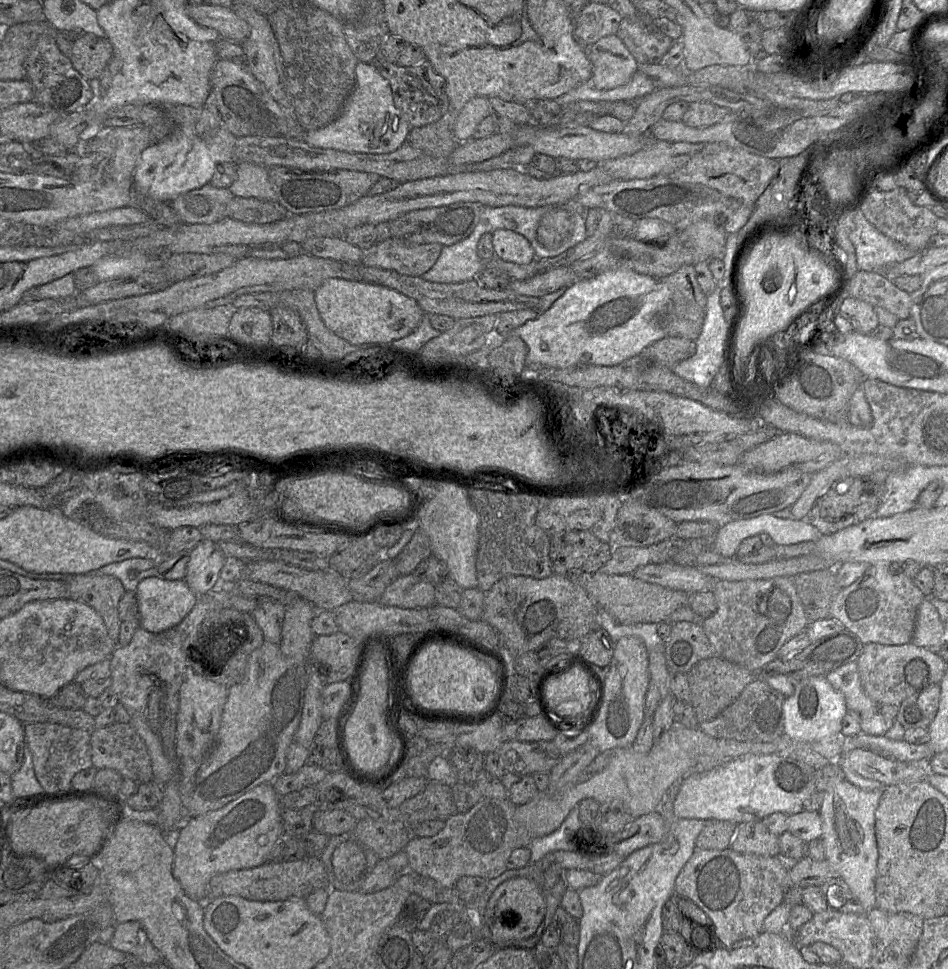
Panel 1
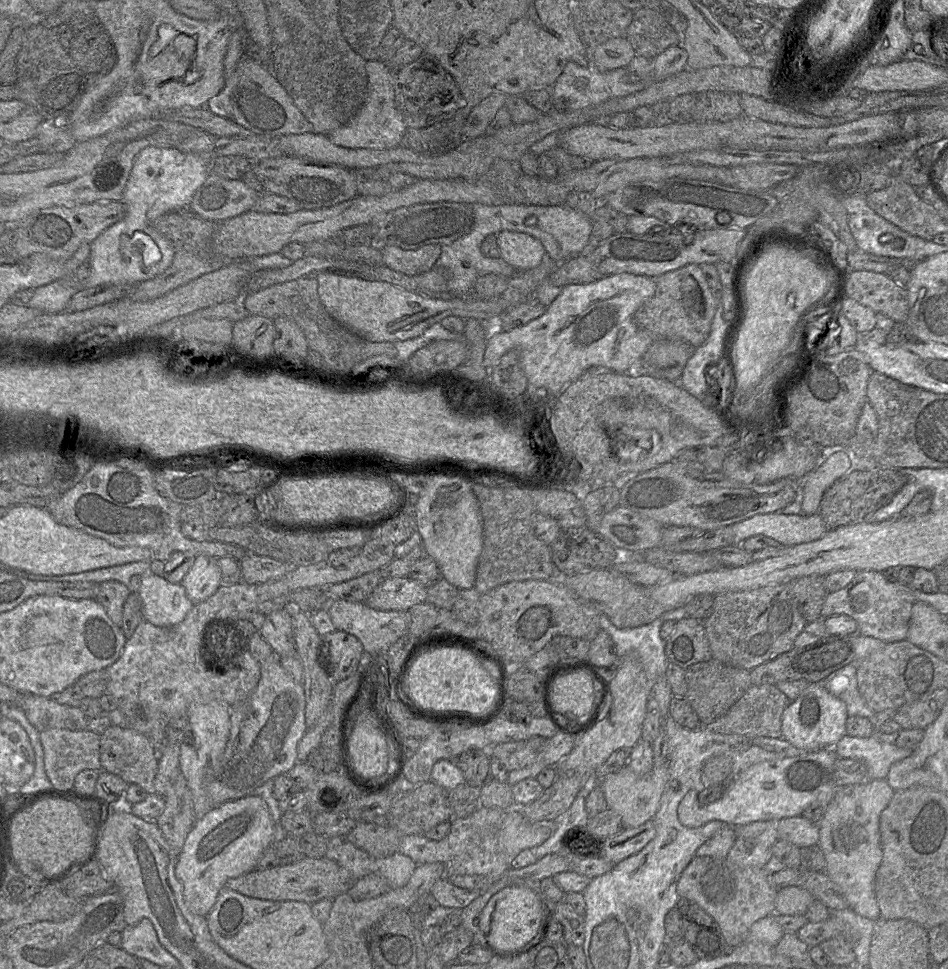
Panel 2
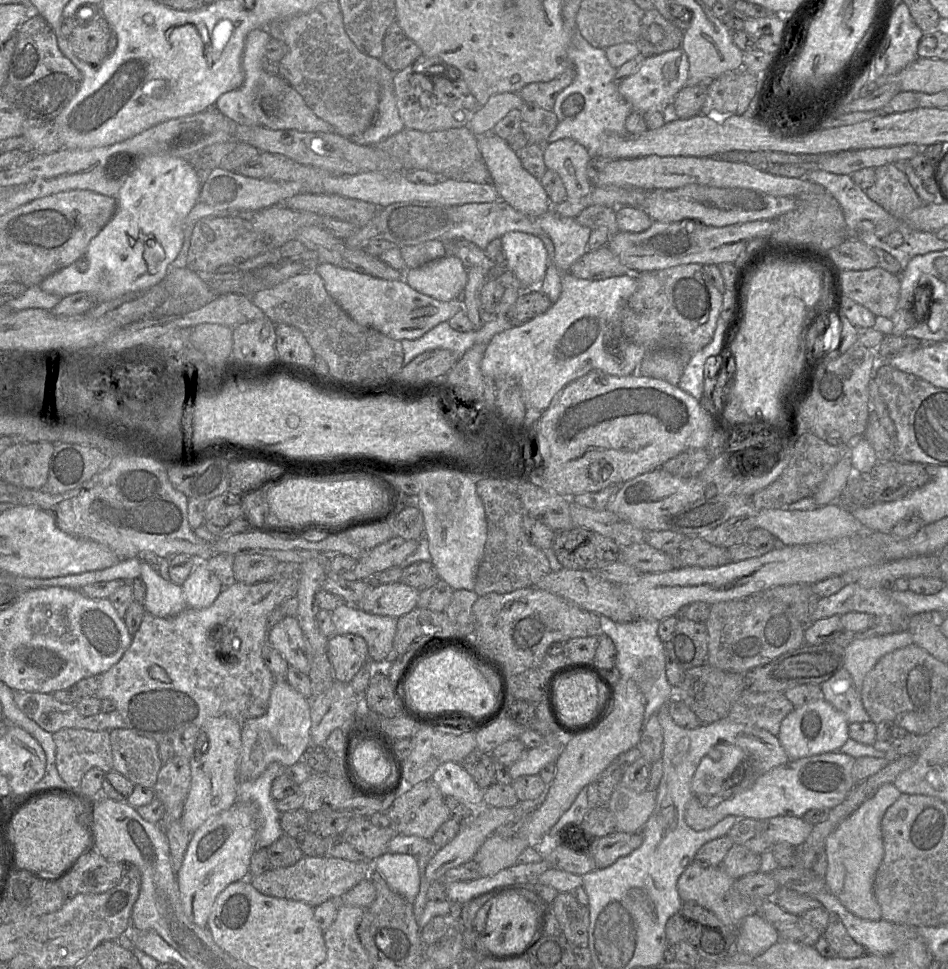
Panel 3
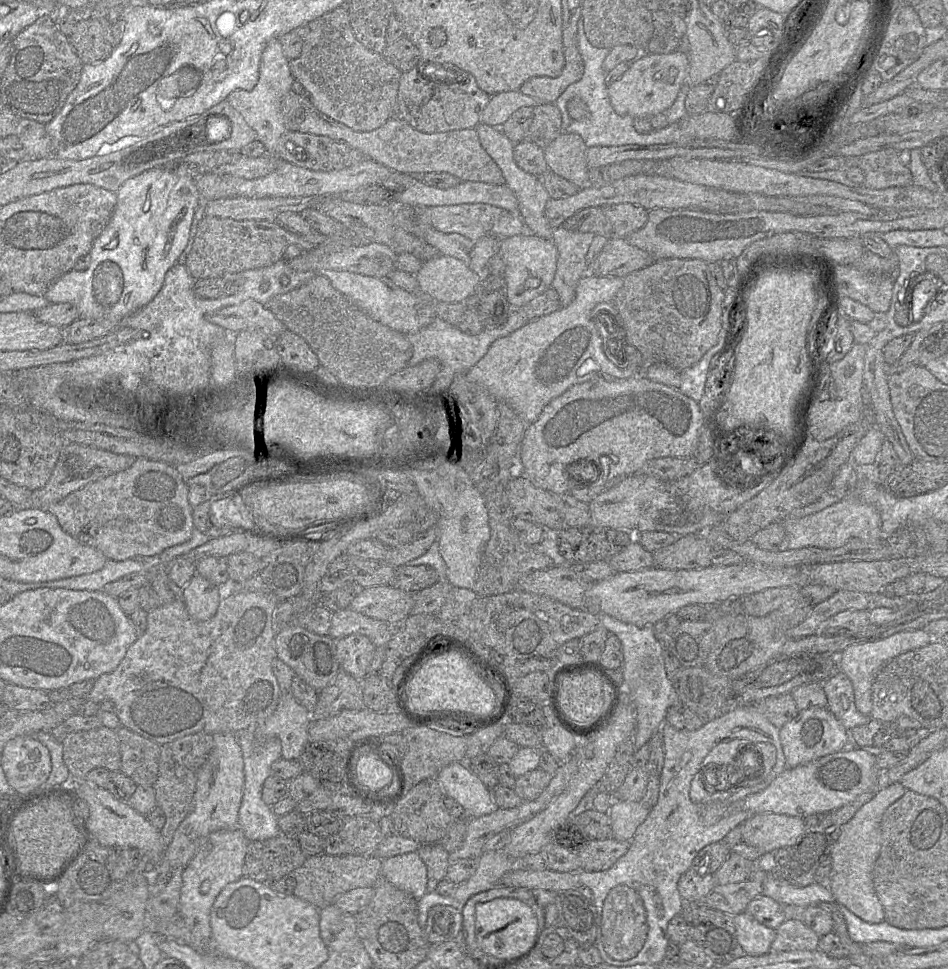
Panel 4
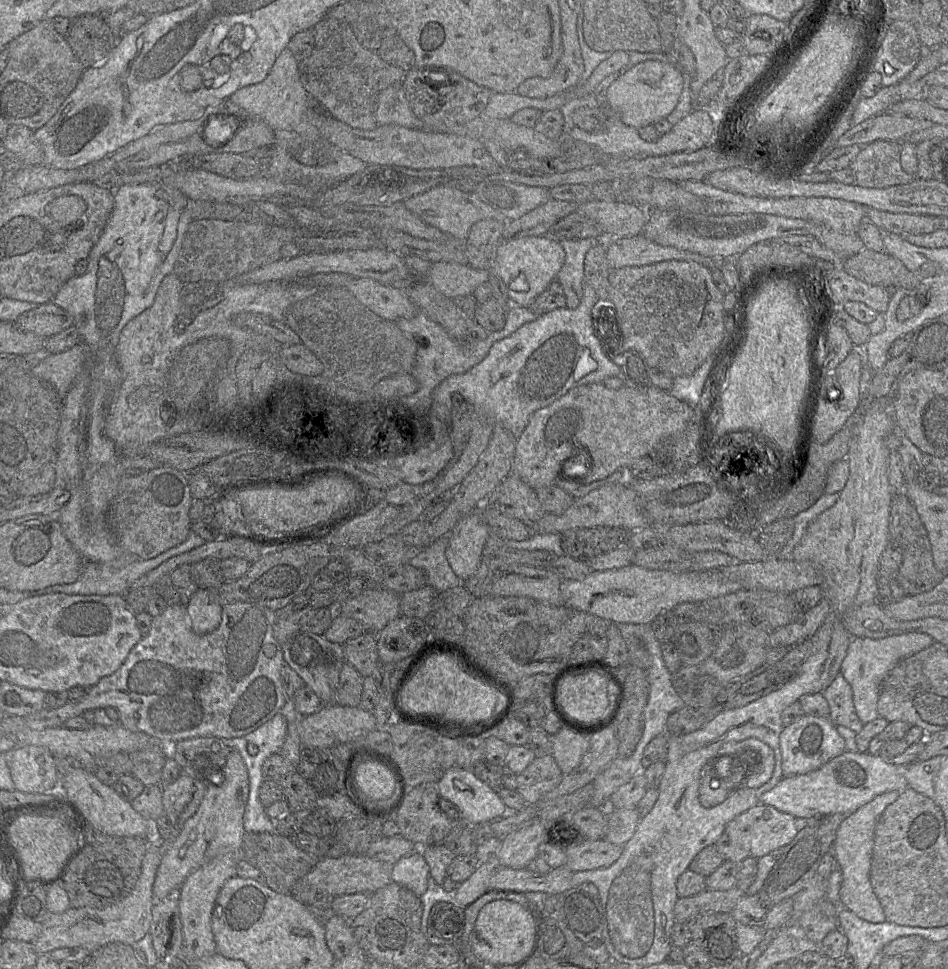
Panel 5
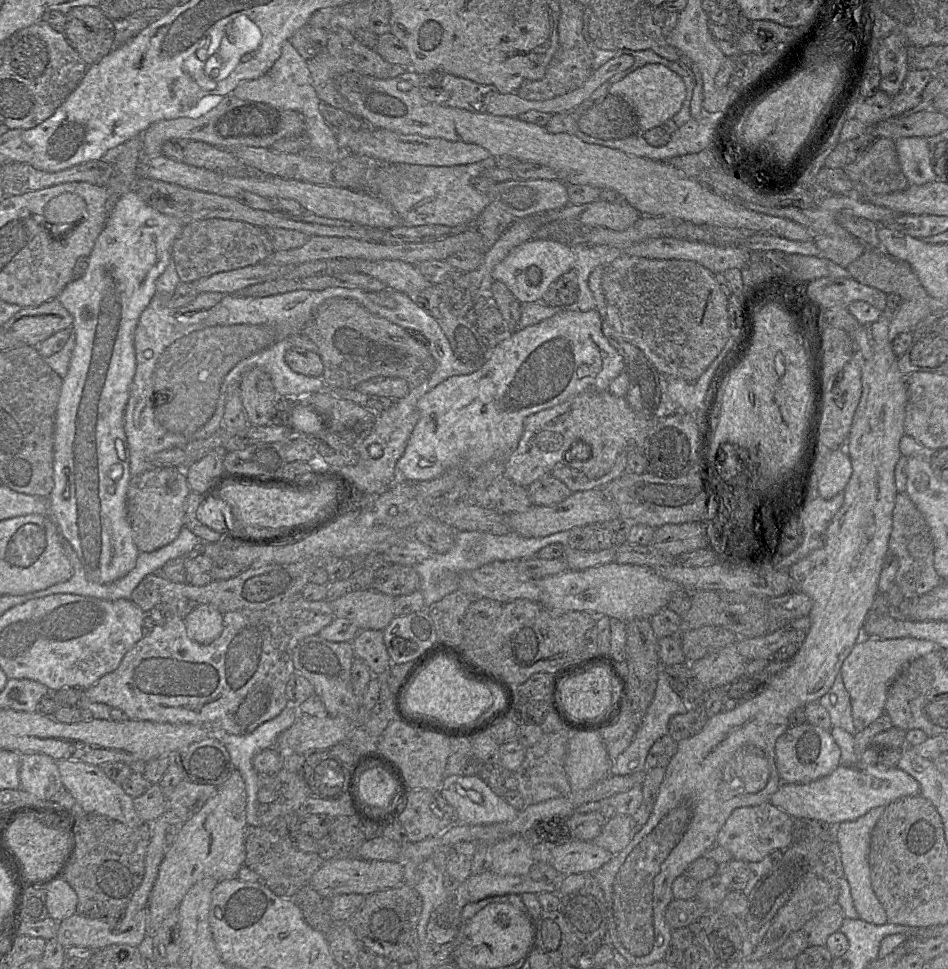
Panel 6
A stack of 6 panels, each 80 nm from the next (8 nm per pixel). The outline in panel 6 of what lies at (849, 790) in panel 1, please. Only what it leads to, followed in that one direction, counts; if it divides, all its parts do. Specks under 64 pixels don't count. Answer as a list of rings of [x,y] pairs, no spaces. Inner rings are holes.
[[[886,806],[869,810],[854,821],[845,821],[837,825],[837,841],[840,847],[842,866],[849,883],[854,907],[861,920],[876,925],[888,922],[885,909],[877,898],[871,882],[869,851],[871,833]]]

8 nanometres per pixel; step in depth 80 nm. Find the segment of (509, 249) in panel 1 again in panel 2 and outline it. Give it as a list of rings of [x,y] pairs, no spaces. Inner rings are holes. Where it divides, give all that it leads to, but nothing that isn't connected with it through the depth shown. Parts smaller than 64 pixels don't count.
[[[502,231],[496,237],[501,258],[516,271],[526,271],[539,266],[546,255],[543,244],[527,233]]]

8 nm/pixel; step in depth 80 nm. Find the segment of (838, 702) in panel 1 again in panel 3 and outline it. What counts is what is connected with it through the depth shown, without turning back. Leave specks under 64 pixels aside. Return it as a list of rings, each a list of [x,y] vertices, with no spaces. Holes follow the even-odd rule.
[[[825,699],[795,708],[782,721],[778,738],[790,760],[839,751],[849,737],[848,722]]]

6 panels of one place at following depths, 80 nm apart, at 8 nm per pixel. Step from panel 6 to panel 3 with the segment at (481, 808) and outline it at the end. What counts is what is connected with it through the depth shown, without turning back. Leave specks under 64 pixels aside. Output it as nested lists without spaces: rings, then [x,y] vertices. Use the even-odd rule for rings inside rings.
[[[461,763],[440,765],[431,780],[445,797],[452,796],[473,808],[490,807],[484,805],[484,790],[477,786]]]

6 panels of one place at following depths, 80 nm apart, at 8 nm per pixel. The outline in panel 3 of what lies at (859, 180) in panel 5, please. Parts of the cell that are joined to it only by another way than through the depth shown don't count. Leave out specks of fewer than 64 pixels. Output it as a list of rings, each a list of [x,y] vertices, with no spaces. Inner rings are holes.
[[[894,163],[875,168],[875,182],[865,192],[872,201],[897,219],[905,219],[923,204],[906,174]]]

